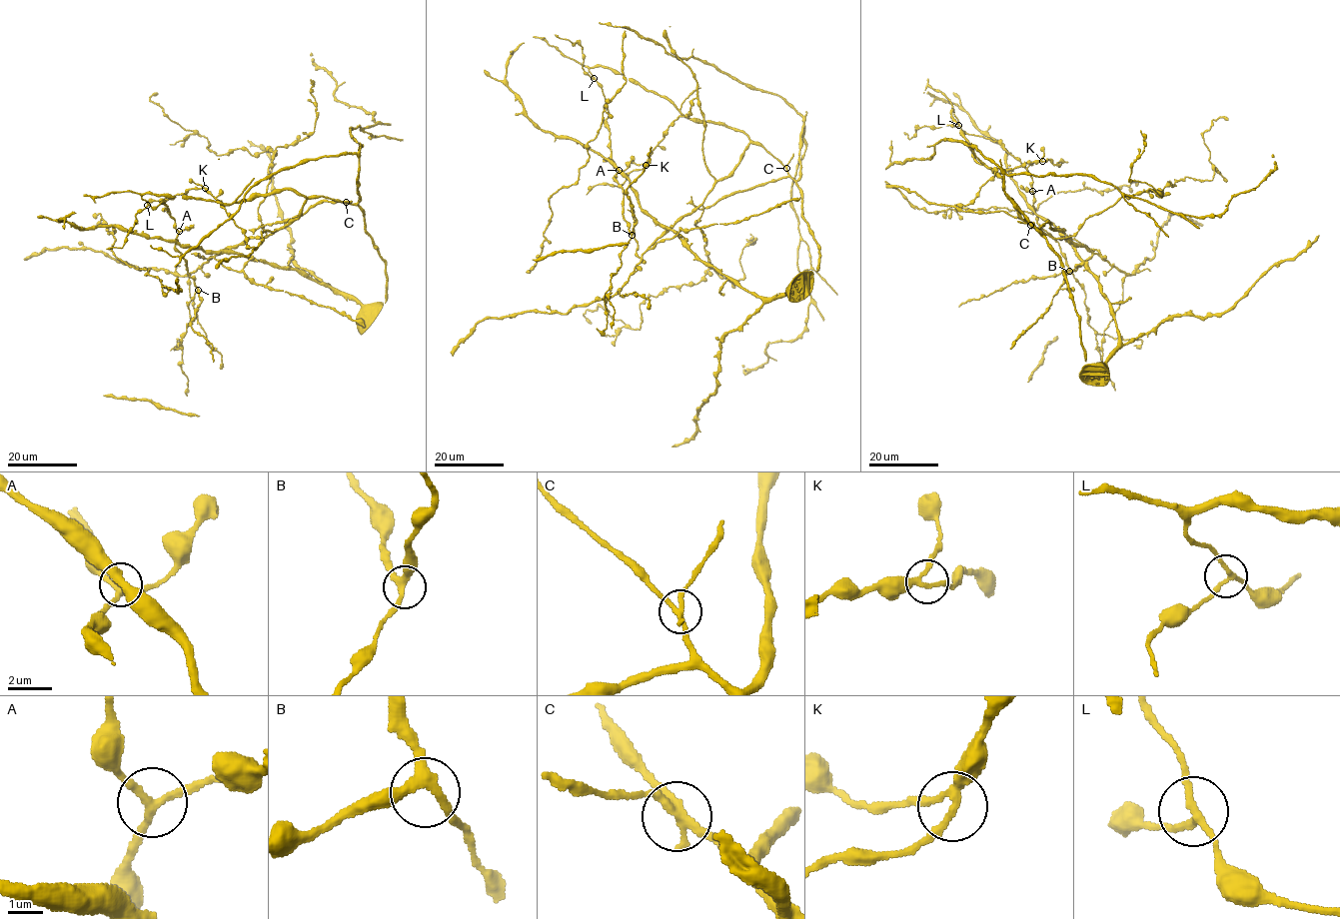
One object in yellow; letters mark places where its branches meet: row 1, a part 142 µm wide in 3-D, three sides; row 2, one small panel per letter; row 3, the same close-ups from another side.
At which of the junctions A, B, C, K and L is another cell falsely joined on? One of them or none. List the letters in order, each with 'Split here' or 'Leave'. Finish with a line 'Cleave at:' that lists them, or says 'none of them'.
A: Leave
B: Leave
C: Split here
K: Leave
L: Leave
Cleave at: C

